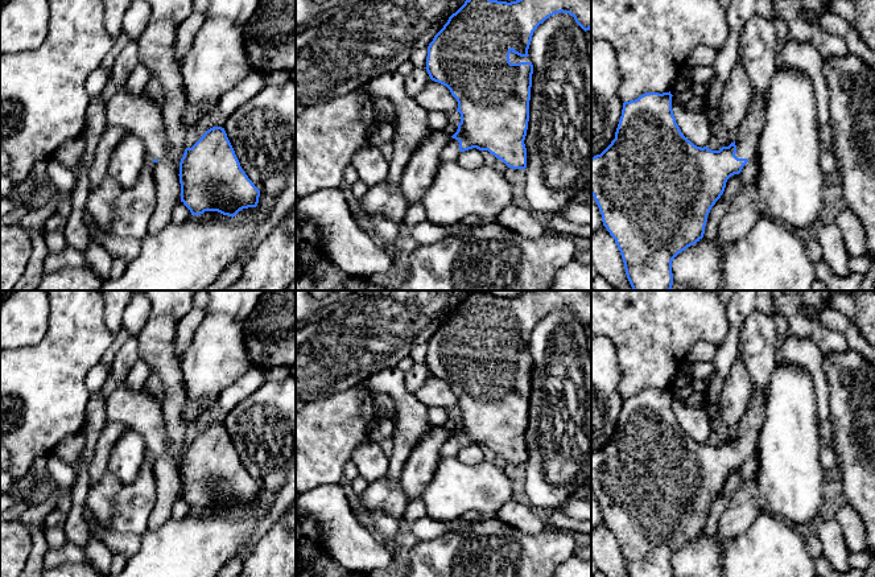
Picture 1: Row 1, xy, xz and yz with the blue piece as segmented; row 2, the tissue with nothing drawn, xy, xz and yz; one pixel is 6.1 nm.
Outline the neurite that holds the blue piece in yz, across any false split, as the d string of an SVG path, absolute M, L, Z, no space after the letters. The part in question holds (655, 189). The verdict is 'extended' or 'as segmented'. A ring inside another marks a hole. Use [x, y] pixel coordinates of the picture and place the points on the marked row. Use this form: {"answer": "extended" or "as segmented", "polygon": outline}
{"answer": "extended", "polygon": "M645 92L624 102L615 139L600 153L591 157L591 195L602 214L603 226L620 251L627 279L633 290L670 290L672 261L688 247L703 238L707 215L725 191L727 180L739 174L754 157L764 127L767 92L752 96L746 116L738 125L738 139L729 147L711 151L688 140L676 123L672 94Z"}

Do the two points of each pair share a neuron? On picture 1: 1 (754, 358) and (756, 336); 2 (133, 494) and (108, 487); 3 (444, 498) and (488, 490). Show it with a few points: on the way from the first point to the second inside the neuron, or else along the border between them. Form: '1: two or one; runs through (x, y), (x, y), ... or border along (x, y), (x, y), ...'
1: one; runs through (756, 353), (756, 341)
2: two; border along (123, 485), (112, 502), (112, 516), (110, 520)
3: one; runs through (454, 490), (478, 490)

